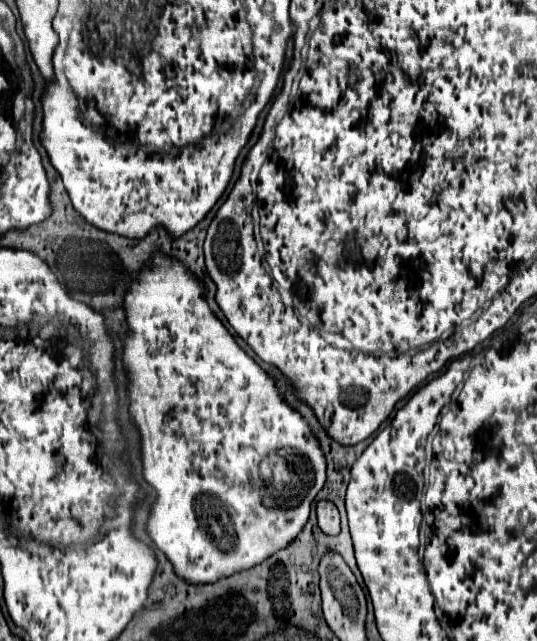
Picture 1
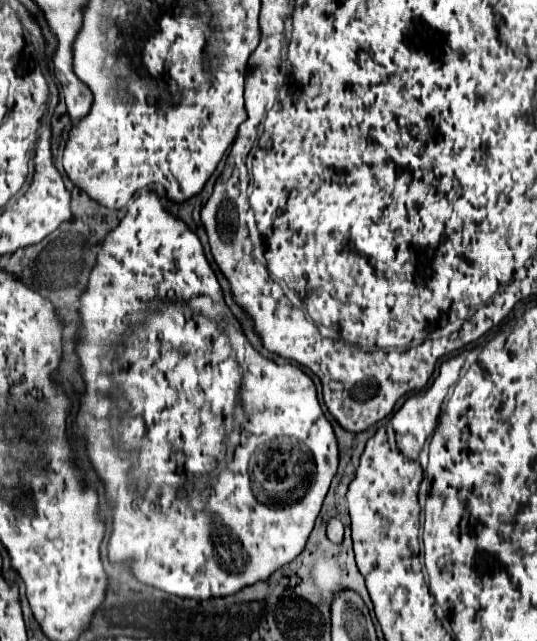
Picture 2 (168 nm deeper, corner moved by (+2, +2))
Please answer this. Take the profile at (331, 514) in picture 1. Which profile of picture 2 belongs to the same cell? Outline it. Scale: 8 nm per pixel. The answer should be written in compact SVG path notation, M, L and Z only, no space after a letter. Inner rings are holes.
M331 518L331 520L329 520L327 536L329 536L329 540L335 542L335 544L341 544L341 542L343 542L343 524L341 524L337 518Z

